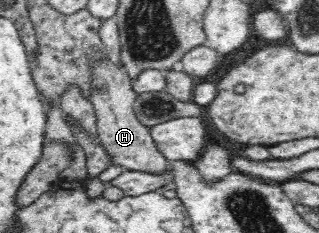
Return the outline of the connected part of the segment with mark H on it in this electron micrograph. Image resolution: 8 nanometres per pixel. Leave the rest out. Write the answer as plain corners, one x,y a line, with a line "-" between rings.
103,58
93,64
93,94
90,103
96,114
96,127
99,143
113,165
121,166
125,171
163,174
167,170
168,159
157,148
148,127
136,117
134,100
138,95
132,89
132,79
121,67

